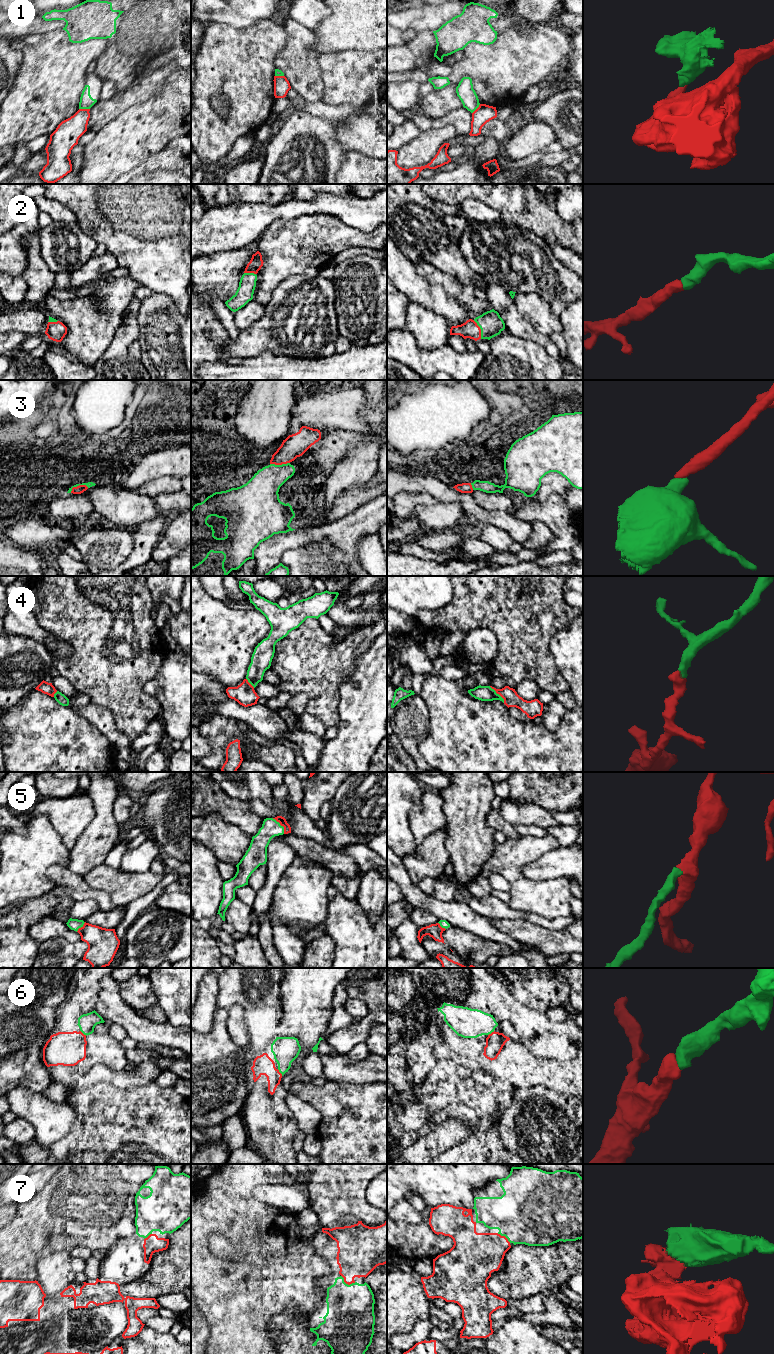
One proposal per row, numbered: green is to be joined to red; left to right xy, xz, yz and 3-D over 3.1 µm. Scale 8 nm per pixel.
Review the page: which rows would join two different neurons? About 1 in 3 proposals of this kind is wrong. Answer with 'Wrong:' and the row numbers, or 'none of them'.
Wrong: 1

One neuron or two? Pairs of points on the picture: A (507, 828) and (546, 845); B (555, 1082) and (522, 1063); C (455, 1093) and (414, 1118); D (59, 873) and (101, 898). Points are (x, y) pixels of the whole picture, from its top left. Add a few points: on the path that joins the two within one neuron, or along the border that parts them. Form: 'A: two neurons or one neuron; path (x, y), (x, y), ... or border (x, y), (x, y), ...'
A: two neurons; border (521, 836), (508, 838)
B: one neuron; path (547, 1074), (543, 1071), (530, 1071)
C: two neurons; border (418, 1100), (429, 1118)
D: one neuron; path (69, 879), (81, 891), (91, 893)

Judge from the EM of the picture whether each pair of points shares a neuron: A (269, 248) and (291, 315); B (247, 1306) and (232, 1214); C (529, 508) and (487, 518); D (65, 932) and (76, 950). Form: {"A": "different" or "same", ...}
{"A": "different", "B": "same", "C": "different", "D": "different"}

